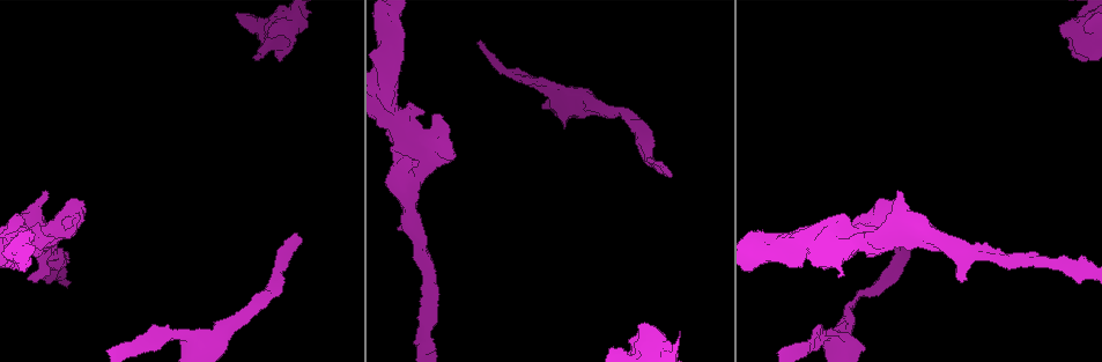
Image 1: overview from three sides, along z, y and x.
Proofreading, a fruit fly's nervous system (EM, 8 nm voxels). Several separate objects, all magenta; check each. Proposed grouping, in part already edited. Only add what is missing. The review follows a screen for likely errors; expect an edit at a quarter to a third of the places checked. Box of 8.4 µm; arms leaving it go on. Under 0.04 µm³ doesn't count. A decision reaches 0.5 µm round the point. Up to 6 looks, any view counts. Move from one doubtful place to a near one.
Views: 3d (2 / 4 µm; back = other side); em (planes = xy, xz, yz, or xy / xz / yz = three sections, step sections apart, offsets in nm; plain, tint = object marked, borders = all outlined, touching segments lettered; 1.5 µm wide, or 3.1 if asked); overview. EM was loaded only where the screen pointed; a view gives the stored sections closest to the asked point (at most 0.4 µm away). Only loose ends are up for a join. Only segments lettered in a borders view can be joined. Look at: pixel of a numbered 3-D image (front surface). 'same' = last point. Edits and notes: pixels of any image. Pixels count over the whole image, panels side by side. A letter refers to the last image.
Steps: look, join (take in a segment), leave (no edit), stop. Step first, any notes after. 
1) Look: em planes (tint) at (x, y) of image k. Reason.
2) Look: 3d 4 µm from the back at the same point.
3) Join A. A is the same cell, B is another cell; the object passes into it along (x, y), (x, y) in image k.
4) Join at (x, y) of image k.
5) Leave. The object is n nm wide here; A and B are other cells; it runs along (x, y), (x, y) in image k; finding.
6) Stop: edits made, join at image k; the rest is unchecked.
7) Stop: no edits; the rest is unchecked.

Look: 3d 2 µm at (28, 279) of image 1. An open end.

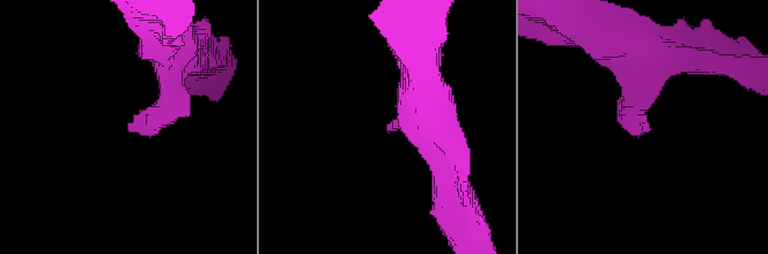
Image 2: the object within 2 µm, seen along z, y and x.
Look: em planes (borders) at (129, 129) of image 2.

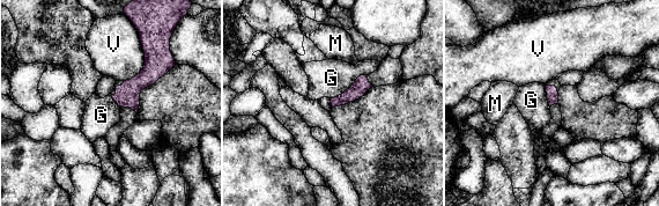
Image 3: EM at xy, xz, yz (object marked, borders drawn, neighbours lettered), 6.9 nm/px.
Leave. G, M and V are other cells; a border runs along (365, 74), (331, 98) in image 3; none of them fits.

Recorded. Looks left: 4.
Look: 3d 4 µm from the back at (413, 165) of image 1. Free end.

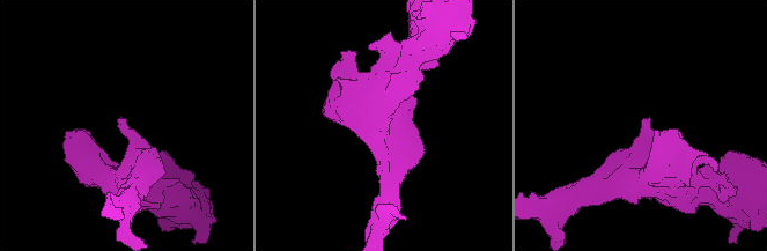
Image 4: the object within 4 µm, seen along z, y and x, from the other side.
Look: em planes (tint) at (645, 119) of image 4. Need the tissue.

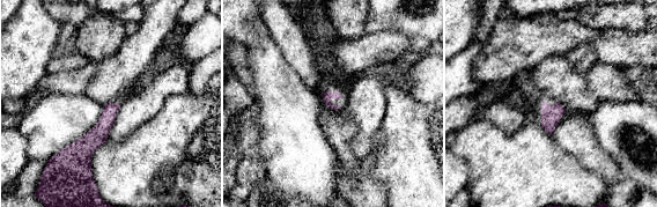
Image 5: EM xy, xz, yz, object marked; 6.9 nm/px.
Look: em planes (borders) at the same point.

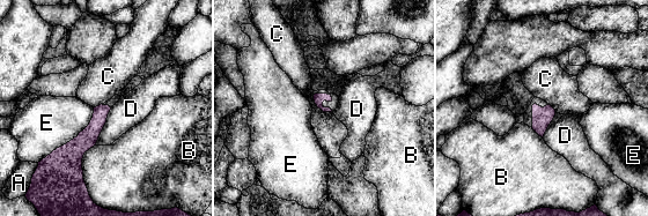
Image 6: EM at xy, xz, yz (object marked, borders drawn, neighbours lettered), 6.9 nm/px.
Leave. A, B, C, D and E are other cells; it runs along (105, 108), (76, 148), (78, 172) in image 6; none of them fits.

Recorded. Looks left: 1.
Stop: no edits; the rest is unchecked.

